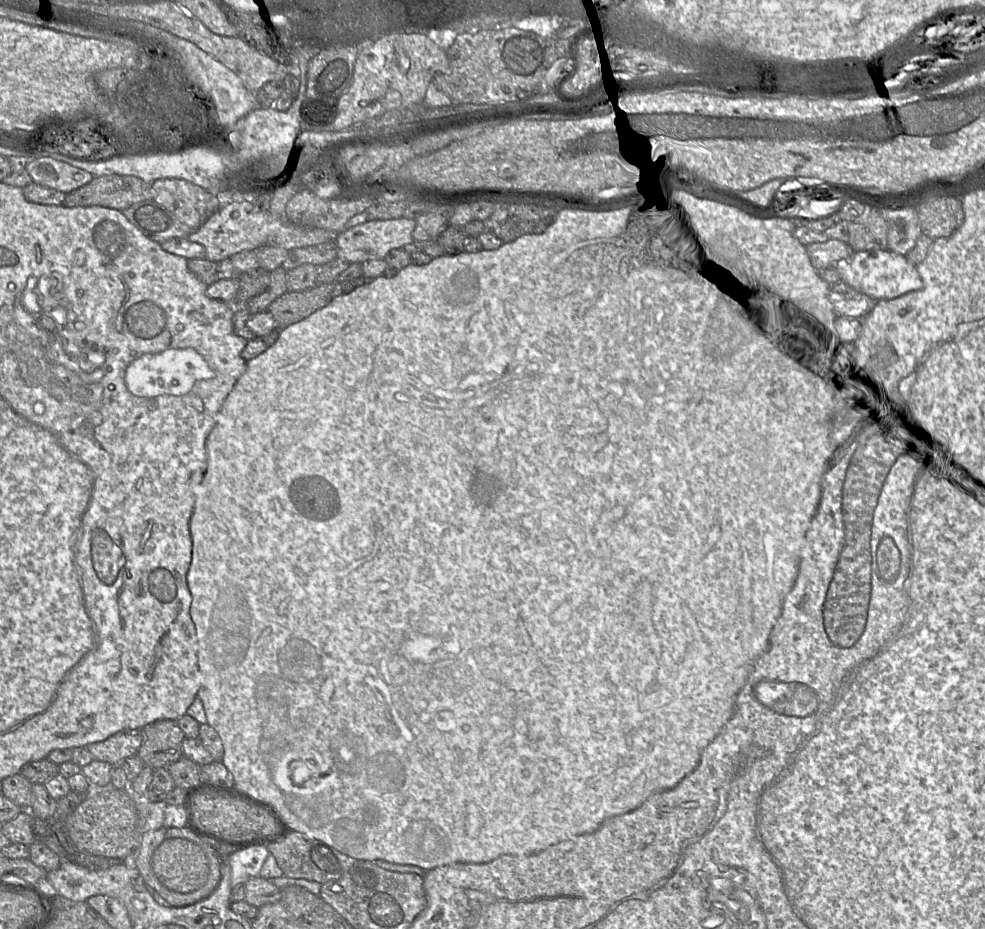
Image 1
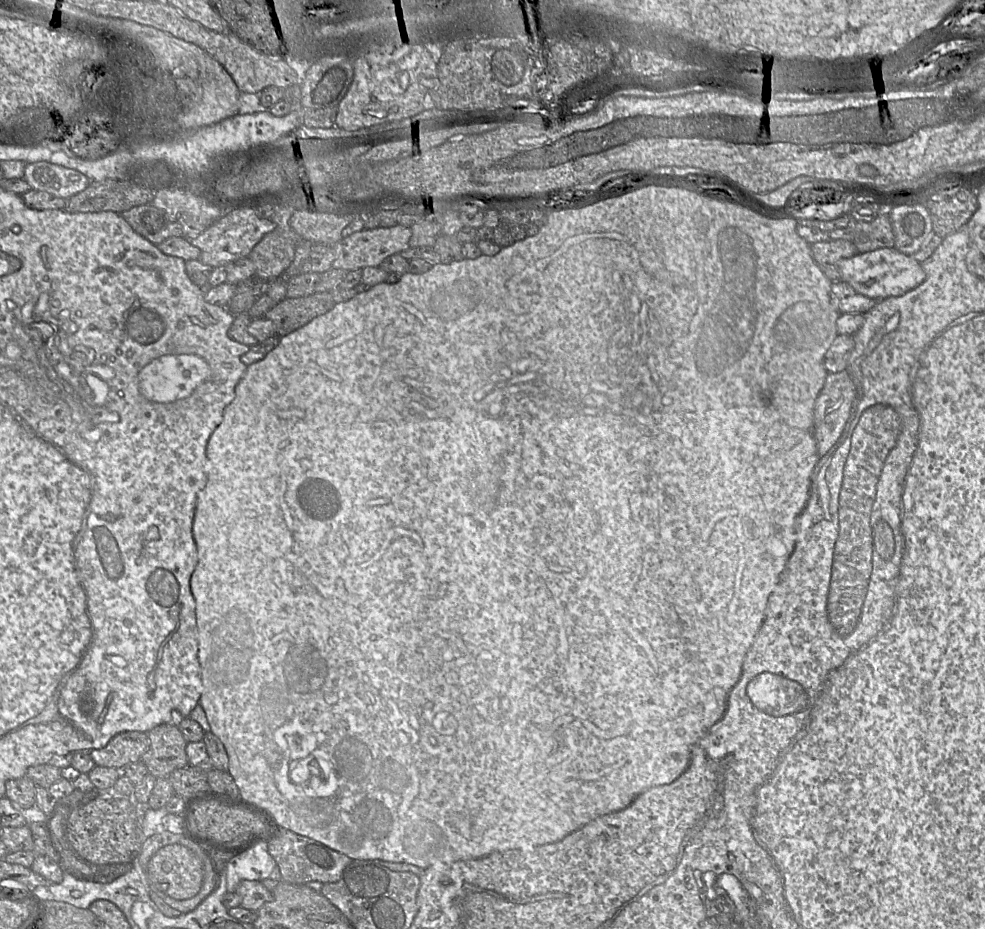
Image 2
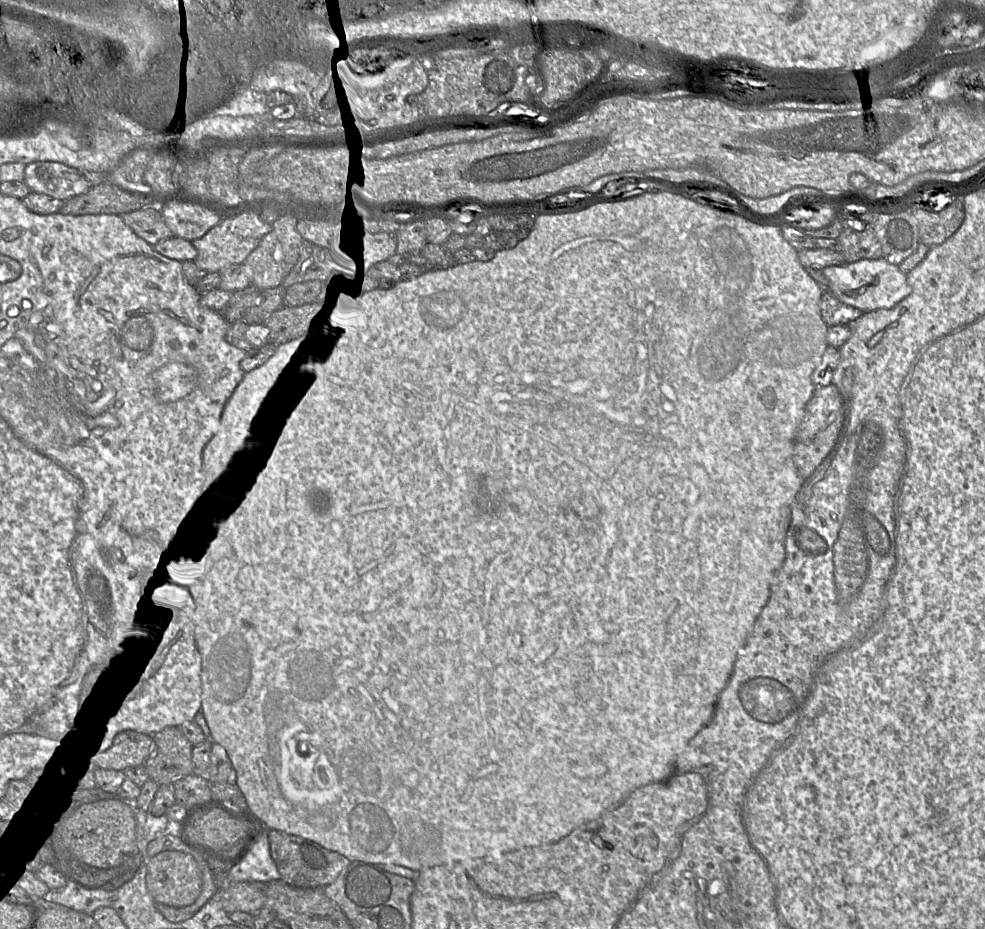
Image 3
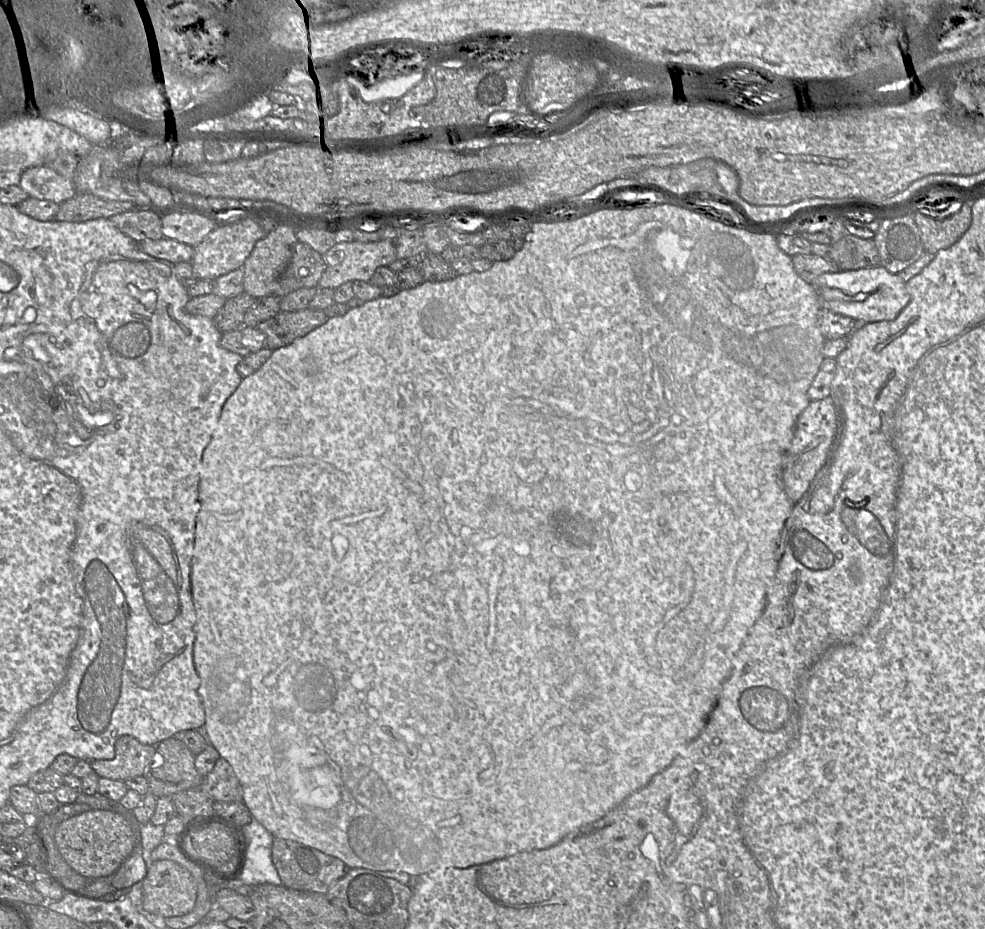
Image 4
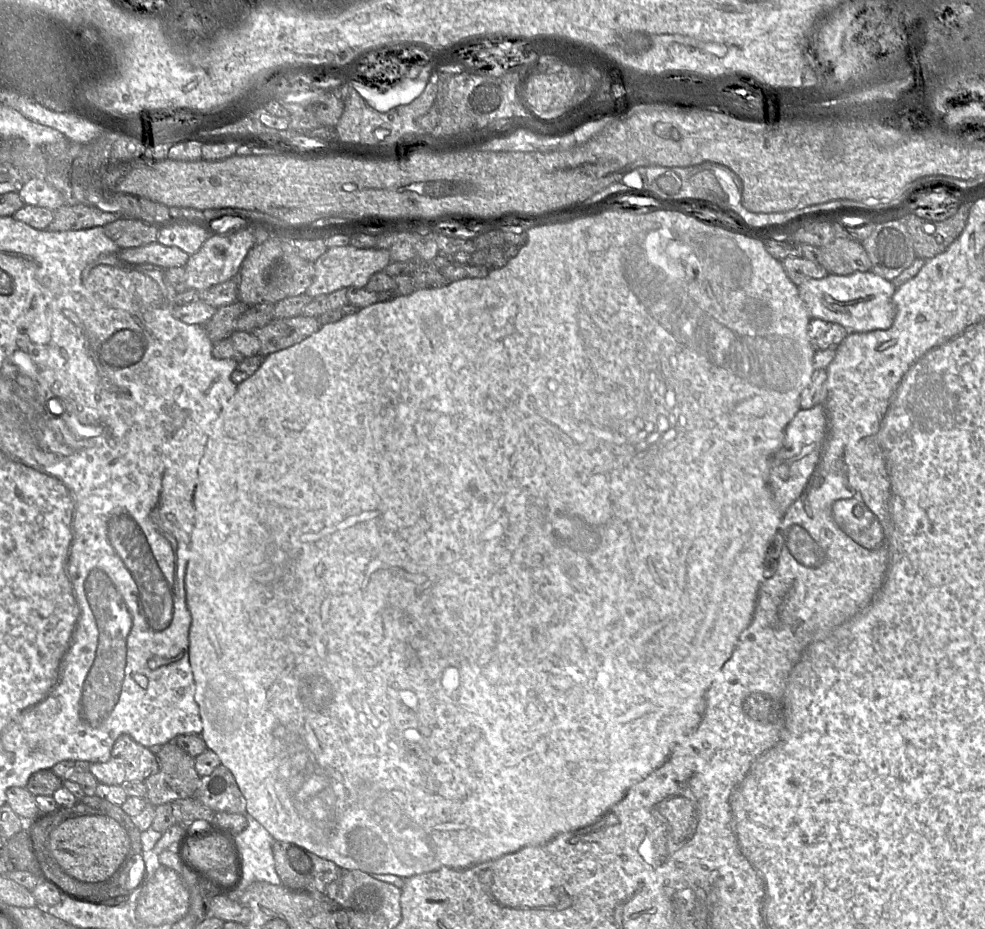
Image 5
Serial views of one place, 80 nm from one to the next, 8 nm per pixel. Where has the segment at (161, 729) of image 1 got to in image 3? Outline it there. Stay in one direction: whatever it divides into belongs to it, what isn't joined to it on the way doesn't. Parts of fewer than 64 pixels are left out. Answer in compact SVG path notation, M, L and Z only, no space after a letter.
M168 726L153 735L154 753L146 760L150 778L159 785L173 784L196 771L192 743L179 727Z

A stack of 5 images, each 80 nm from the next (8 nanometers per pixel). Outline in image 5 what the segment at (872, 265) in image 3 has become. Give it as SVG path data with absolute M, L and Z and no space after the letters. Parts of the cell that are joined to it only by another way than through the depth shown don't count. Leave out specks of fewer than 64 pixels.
M872 271L854 272L849 275L828 274L822 279L810 279L798 286L801 300L809 315L815 319L837 323L848 330L848 333L870 332L888 329L895 319L895 307L892 297L896 287L892 281L884 279Z

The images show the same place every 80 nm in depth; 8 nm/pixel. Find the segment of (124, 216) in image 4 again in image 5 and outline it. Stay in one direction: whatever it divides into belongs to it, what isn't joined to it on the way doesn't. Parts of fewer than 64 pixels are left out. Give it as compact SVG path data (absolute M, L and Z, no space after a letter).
M121 217L104 227L105 234L120 249L138 247L157 242L159 226L138 219Z

